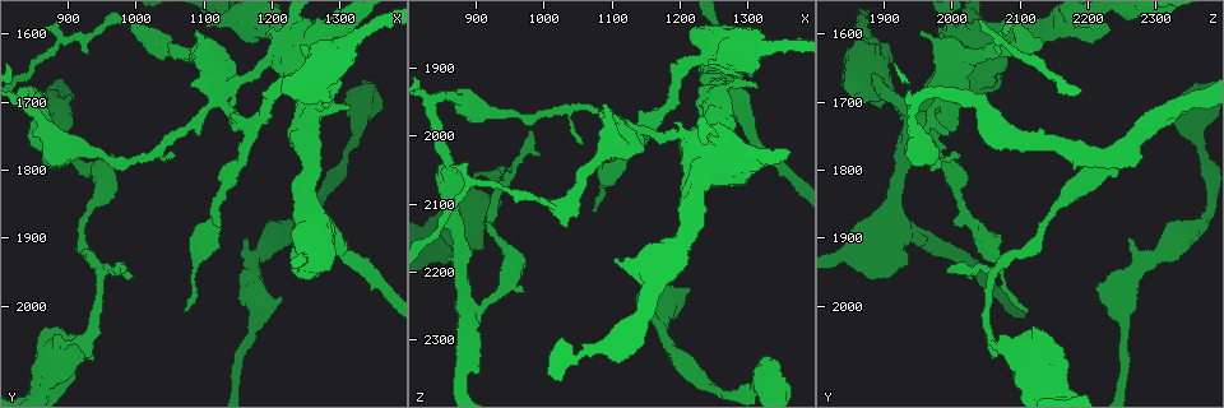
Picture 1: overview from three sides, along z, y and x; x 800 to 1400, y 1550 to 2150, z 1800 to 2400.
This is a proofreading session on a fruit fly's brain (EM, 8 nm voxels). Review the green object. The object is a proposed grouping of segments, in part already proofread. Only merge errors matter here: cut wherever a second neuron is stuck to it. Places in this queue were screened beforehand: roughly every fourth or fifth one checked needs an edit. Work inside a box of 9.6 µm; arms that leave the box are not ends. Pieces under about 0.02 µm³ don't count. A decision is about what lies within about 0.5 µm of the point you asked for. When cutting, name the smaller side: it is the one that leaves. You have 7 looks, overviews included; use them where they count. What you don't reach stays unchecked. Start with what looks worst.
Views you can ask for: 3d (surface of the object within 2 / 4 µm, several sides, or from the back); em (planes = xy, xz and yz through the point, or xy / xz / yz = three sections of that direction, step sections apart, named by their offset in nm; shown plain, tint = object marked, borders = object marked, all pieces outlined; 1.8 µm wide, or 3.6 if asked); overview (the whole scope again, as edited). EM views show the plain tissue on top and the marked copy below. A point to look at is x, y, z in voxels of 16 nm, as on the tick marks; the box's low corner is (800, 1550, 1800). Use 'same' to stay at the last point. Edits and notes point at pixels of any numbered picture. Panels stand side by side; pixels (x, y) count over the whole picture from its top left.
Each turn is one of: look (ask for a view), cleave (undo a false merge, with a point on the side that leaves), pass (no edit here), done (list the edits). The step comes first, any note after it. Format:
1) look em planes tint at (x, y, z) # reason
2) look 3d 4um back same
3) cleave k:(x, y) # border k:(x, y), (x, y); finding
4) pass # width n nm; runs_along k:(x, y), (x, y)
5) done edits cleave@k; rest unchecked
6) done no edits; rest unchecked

look em xz step 4 tint at (945, 1950, 2065) # arms part here

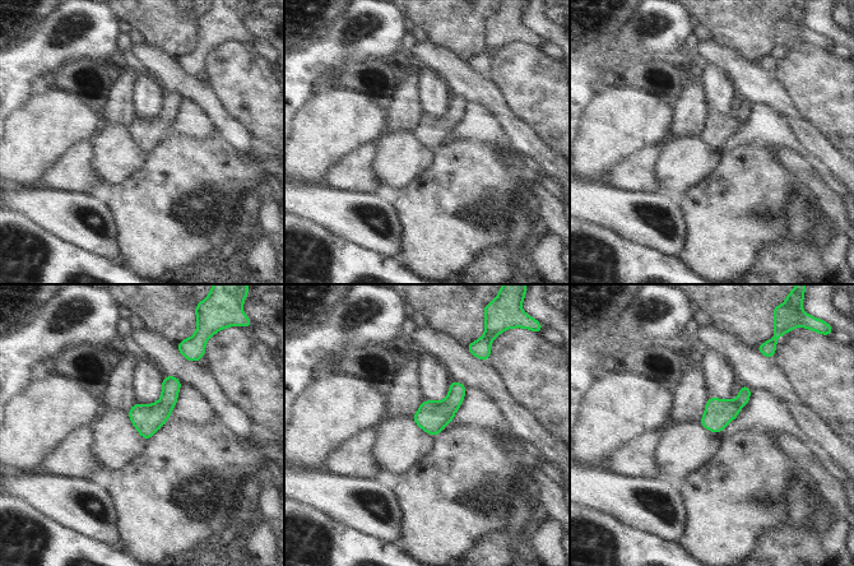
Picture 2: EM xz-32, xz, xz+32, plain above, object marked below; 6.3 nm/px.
pass # one neuron here

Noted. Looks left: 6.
look 3d 2um at (885, 1780, 2250) # abrupt turn

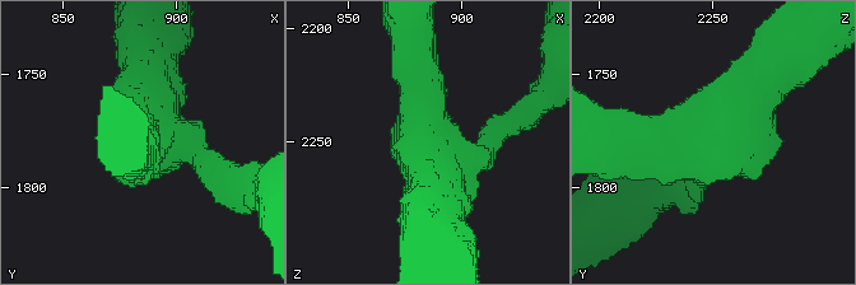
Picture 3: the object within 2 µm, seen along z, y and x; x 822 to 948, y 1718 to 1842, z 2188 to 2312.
look em planes tint at (886, 1780, 2253) # arms 3; arm_widths 220, 340, 340 nm; need the tissue

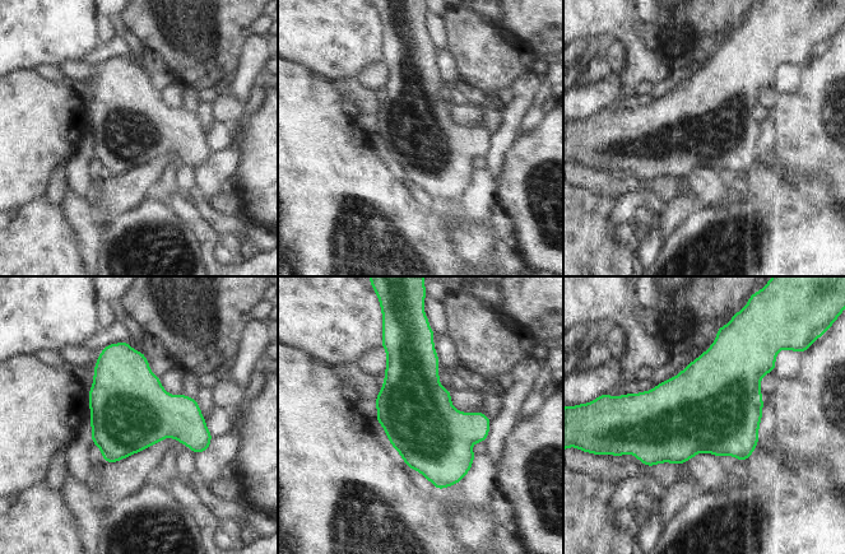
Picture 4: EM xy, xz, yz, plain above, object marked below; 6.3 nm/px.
pass # continuous, no second neuron

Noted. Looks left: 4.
look em planes tint at (1120, 1875, 2030) # sudden change in width

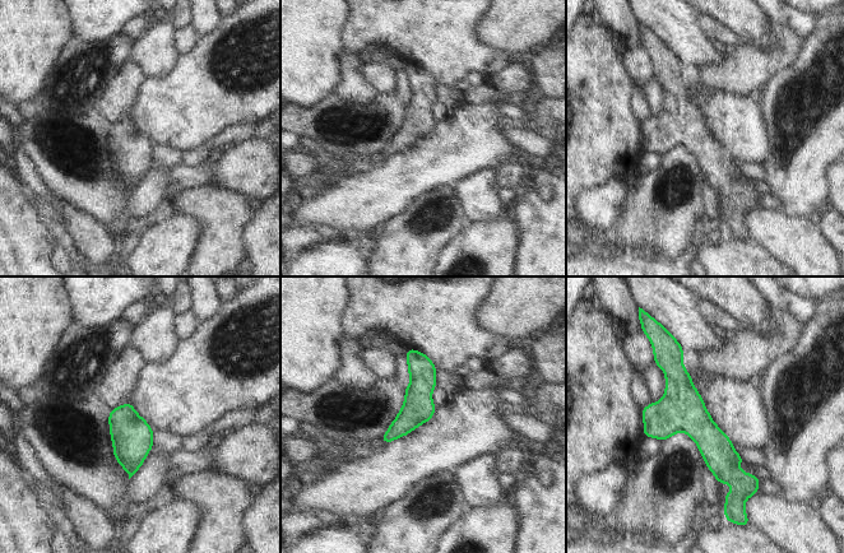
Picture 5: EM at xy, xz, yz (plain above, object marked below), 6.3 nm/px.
pass # runs_along 5:(669, 354), (681, 407), (749, 484); one neuron here

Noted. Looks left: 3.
done no edits; rest unchecked

